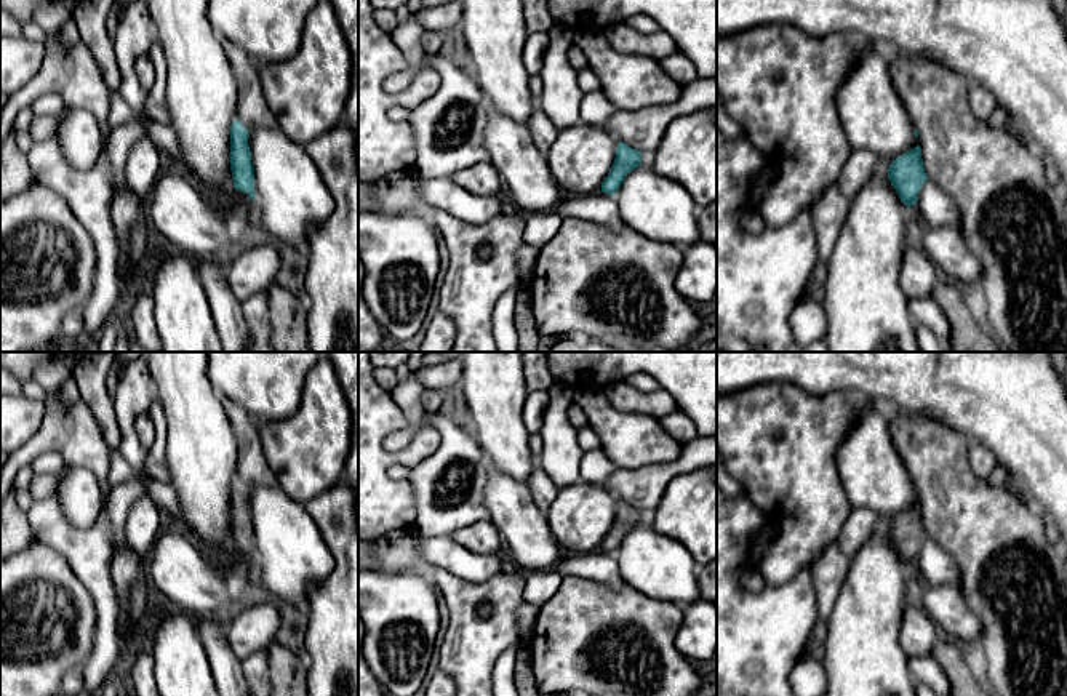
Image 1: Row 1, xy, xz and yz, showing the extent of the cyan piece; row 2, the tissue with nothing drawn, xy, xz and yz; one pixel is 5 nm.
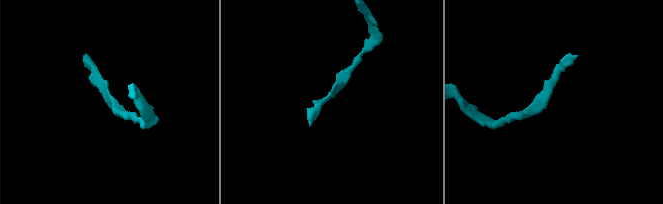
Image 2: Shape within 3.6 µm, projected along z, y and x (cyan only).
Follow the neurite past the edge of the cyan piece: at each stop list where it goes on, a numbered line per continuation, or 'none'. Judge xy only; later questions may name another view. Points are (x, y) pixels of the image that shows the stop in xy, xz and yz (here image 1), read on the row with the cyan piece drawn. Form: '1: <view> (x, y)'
none

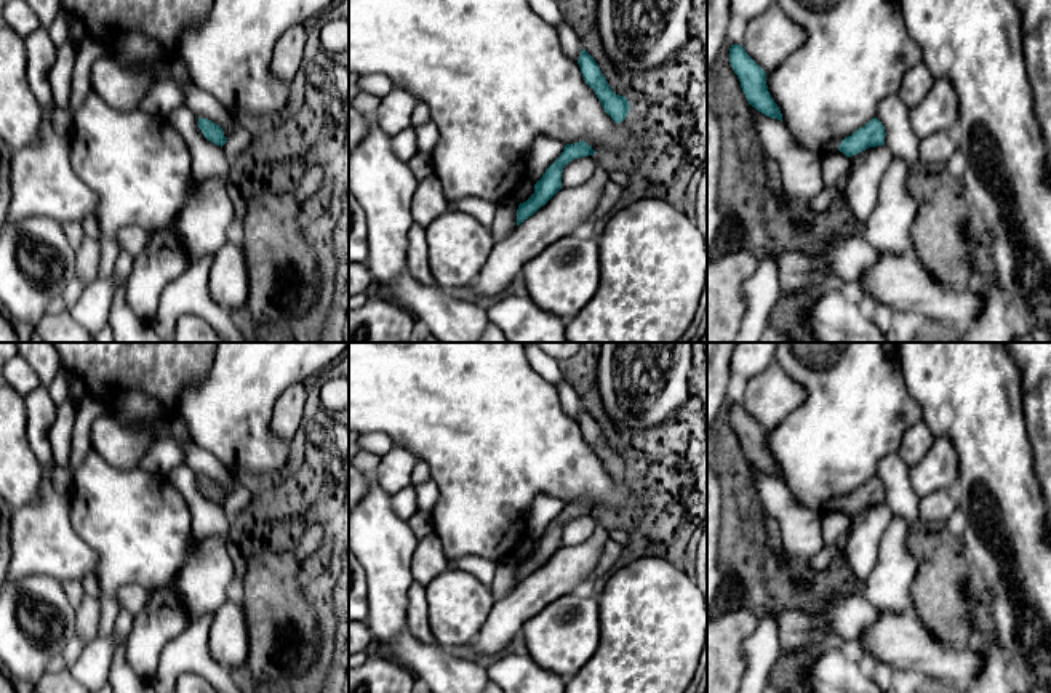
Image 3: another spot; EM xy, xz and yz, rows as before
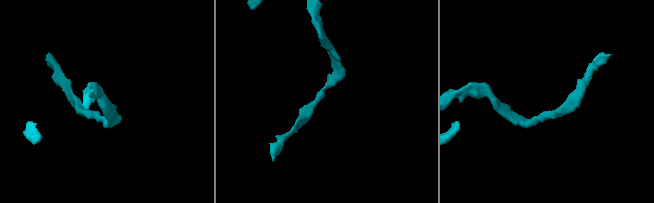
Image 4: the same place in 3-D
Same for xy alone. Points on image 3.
none

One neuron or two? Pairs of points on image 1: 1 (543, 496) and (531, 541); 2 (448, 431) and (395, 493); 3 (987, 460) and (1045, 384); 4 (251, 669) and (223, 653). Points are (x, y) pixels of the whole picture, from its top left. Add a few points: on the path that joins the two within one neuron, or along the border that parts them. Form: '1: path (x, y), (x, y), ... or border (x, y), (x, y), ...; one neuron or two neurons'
1: border (525, 484), (533, 503), (544, 512); two neurons
2: border (435, 450), (410, 474), (415, 514); two neurons
3: border (971, 439), (978, 440), (999, 463); two neurons
4: border (240, 661), (240, 671), (247, 679); two neurons

